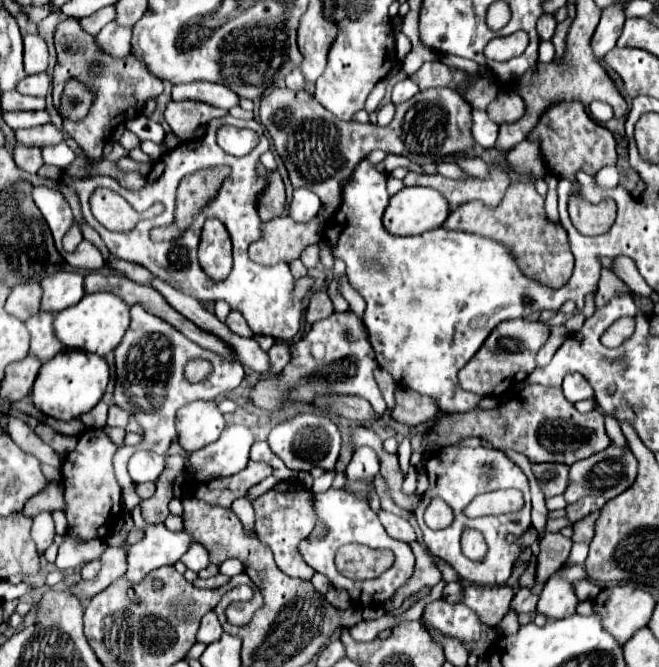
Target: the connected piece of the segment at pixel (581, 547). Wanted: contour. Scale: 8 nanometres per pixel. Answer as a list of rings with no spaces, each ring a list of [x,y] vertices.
[[[574,542],[574,544],[572,544],[572,552],[570,552],[568,562],[578,562],[578,564],[584,564],[586,554],[588,554],[588,544],[584,544],[584,542]]]

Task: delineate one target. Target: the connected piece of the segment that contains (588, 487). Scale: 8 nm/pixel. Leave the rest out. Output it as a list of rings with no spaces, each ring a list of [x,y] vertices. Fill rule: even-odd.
[[[608,446],[606,450],[580,460],[570,468],[570,484],[568,492],[564,492],[564,498],[568,500],[568,504],[580,500],[582,496],[604,496],[606,500],[612,500],[632,486],[632,482],[636,480],[636,468],[638,462],[630,450]]]

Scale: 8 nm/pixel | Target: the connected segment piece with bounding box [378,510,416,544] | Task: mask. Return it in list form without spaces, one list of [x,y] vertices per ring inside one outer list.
[[[382,510],[378,516],[380,516],[380,522],[386,526],[386,530],[388,530],[390,536],[400,538],[400,540],[404,540],[404,542],[408,542],[408,544],[416,542],[414,528],[410,526],[408,520],[402,520],[402,518],[398,518],[398,516],[394,516],[394,514],[388,514],[388,512],[384,512],[384,510]]]

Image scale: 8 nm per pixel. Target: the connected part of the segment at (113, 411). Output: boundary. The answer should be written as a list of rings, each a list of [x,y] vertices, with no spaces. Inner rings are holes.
[[[110,406],[108,424],[110,424],[110,426],[120,426],[120,428],[124,428],[124,426],[128,424],[128,414],[122,412],[118,406]]]

